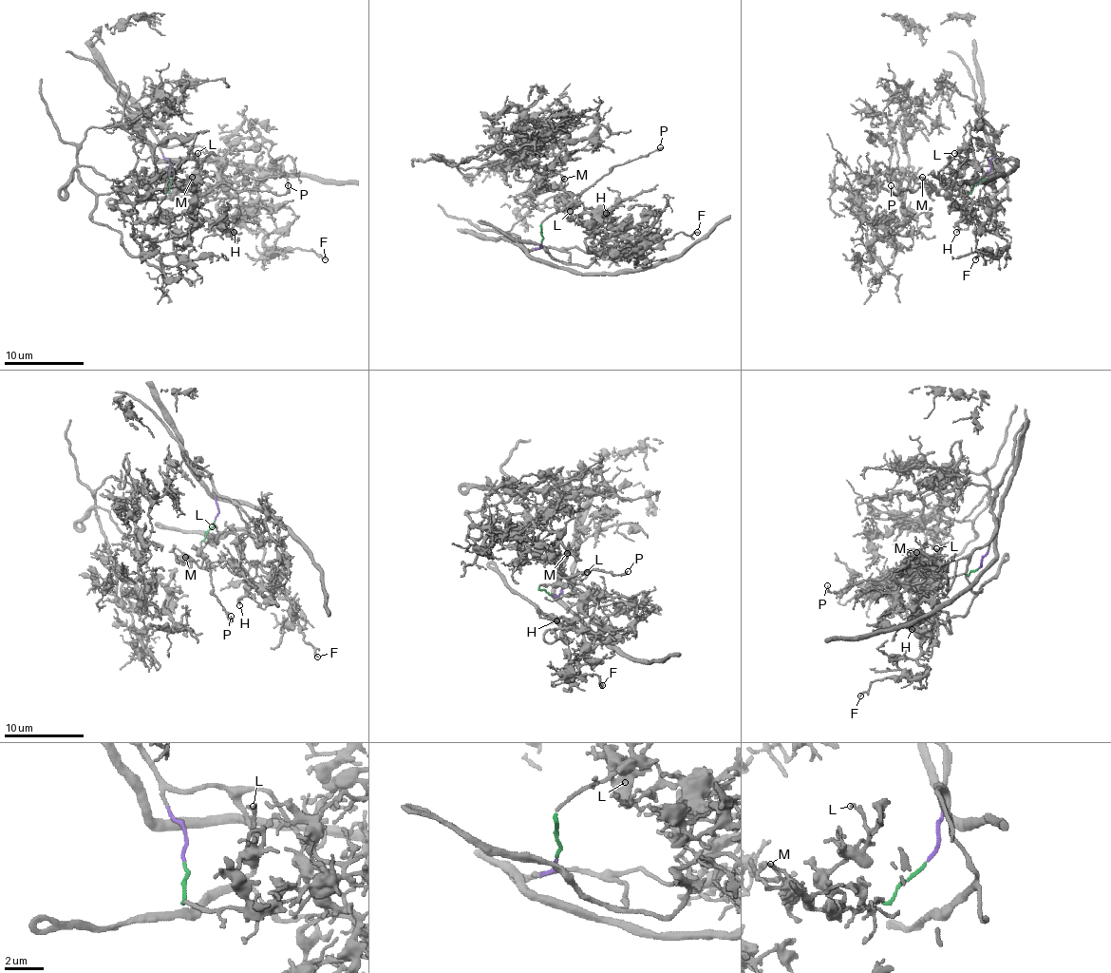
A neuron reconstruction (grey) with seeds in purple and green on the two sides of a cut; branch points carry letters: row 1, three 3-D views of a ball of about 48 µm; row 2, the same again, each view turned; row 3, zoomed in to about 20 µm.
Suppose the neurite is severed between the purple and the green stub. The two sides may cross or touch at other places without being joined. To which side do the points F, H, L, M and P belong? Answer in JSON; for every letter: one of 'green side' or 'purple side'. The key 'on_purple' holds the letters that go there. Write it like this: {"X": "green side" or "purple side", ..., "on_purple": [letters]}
{"F": "purple side", "H": "purple side", "L": "green side", "M": "green side", "P": "green side", "on_purple": ["F", "H"]}

